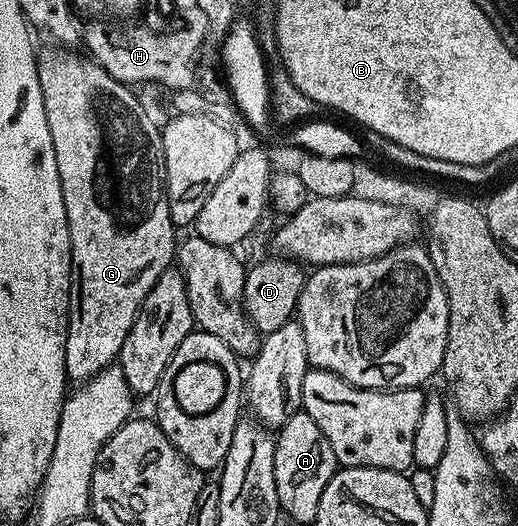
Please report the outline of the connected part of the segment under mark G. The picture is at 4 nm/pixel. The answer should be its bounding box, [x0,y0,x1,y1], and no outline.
[37,46,175,384]

